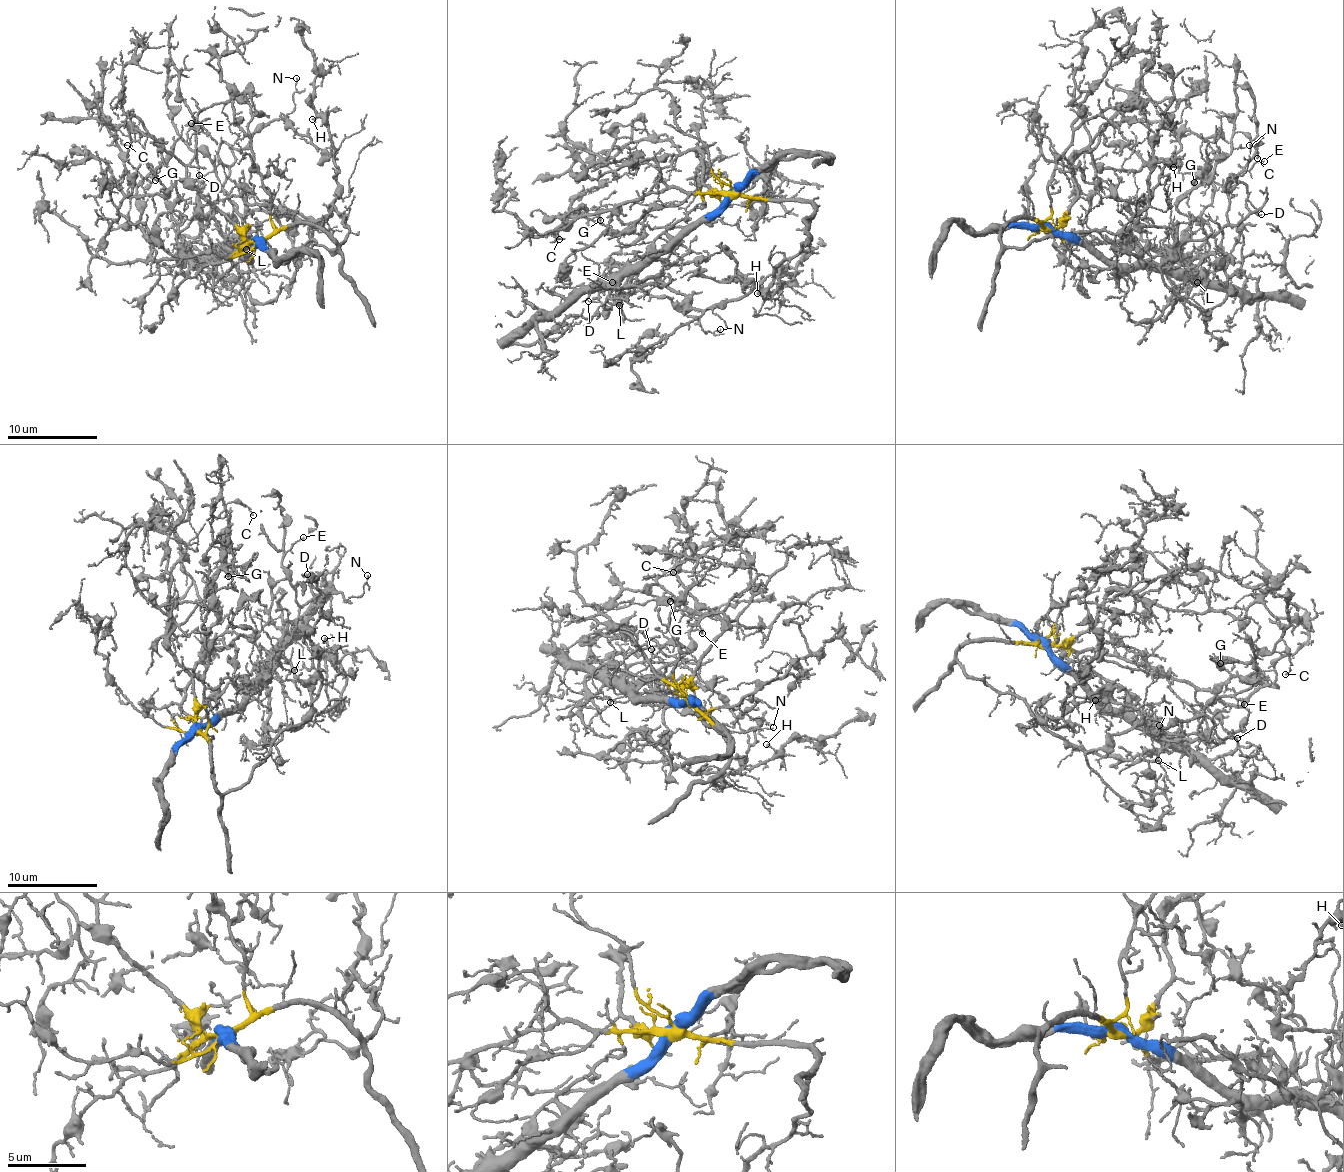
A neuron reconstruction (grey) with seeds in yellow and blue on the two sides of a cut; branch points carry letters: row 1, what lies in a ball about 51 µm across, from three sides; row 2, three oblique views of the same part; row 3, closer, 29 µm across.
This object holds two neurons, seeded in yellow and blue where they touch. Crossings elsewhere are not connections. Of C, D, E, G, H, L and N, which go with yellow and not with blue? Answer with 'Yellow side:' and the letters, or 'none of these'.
Yellow side: C, G, H

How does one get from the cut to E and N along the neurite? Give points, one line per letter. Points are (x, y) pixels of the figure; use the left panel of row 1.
E: (259, 240), (248, 255), (238, 244), (240, 218), (211, 160), (189, 149), (186, 141), (191, 123)
N: (259, 240), (248, 255), (239, 248), (219, 145), (245, 146), (292, 111), (297, 78)

